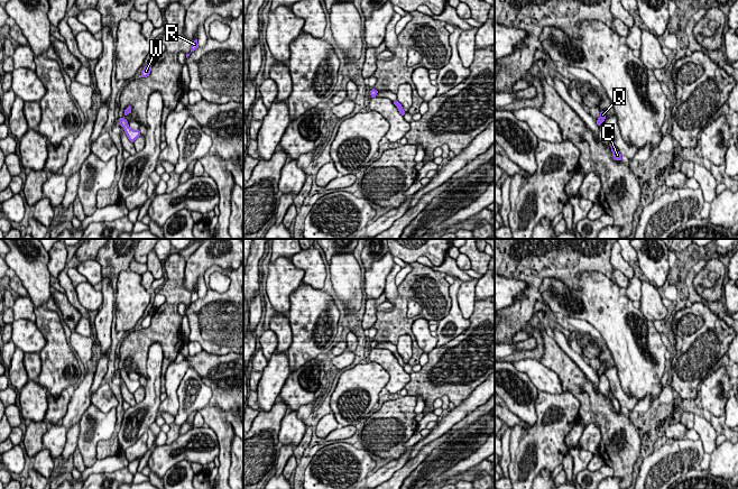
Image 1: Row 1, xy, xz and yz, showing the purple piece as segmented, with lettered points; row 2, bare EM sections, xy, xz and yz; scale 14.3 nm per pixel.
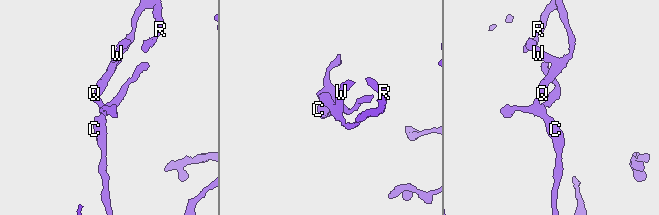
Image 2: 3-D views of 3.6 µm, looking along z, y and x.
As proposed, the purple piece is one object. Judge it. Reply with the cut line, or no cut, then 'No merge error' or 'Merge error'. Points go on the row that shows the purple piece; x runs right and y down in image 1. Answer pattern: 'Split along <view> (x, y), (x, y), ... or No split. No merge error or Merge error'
No split. No merge error

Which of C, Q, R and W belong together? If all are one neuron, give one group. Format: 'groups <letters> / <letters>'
groups C Q R W

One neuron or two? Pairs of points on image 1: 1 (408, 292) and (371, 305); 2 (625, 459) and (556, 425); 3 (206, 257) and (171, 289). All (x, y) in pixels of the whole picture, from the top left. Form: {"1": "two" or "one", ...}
{"1": "two", "2": "two", "3": "two"}

